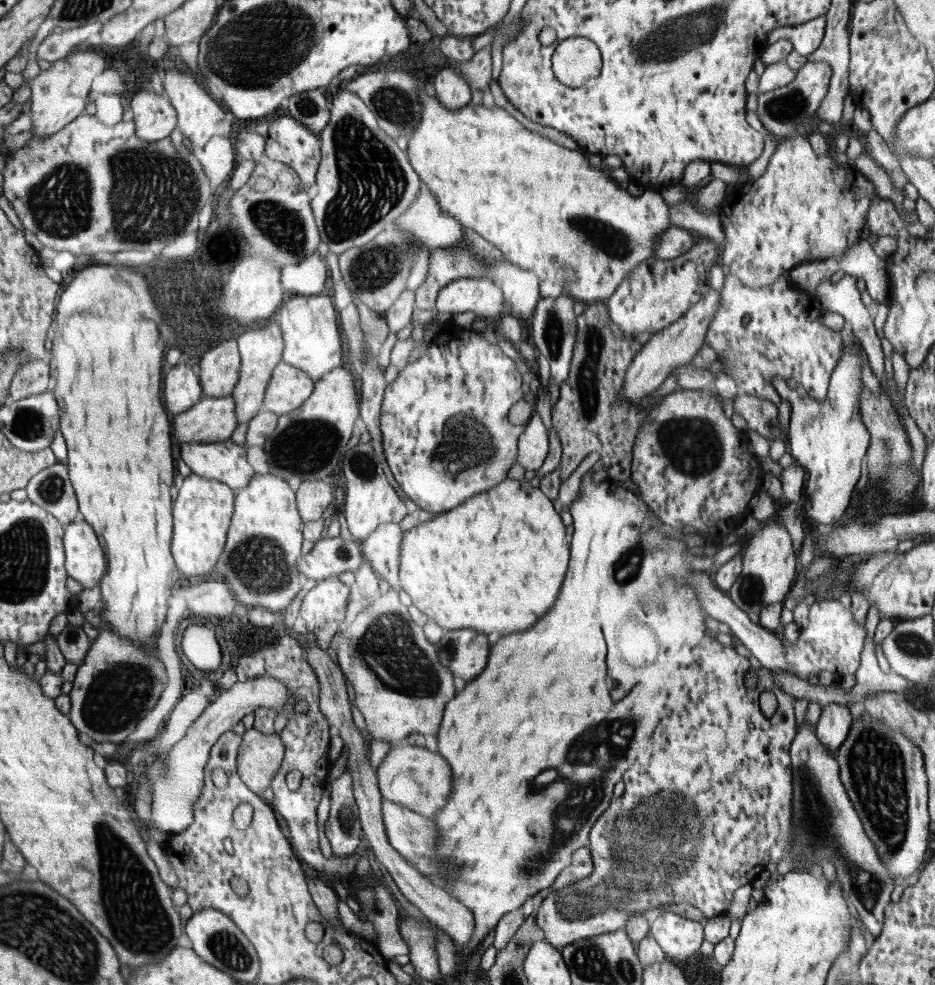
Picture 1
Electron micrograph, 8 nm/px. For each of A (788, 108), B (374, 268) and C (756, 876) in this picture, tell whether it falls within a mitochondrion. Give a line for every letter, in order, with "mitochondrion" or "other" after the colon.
A: mitochondrion
B: mitochondrion
C: other

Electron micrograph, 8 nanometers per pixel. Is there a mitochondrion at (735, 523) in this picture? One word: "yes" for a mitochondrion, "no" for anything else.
no

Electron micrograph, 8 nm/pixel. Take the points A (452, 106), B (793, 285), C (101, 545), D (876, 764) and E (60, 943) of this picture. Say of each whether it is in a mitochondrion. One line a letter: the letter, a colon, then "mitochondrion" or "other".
A: other
B: other
C: other
D: mitochondrion
E: mitochondrion

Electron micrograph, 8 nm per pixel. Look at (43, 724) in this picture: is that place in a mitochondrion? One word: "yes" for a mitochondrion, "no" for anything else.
no

